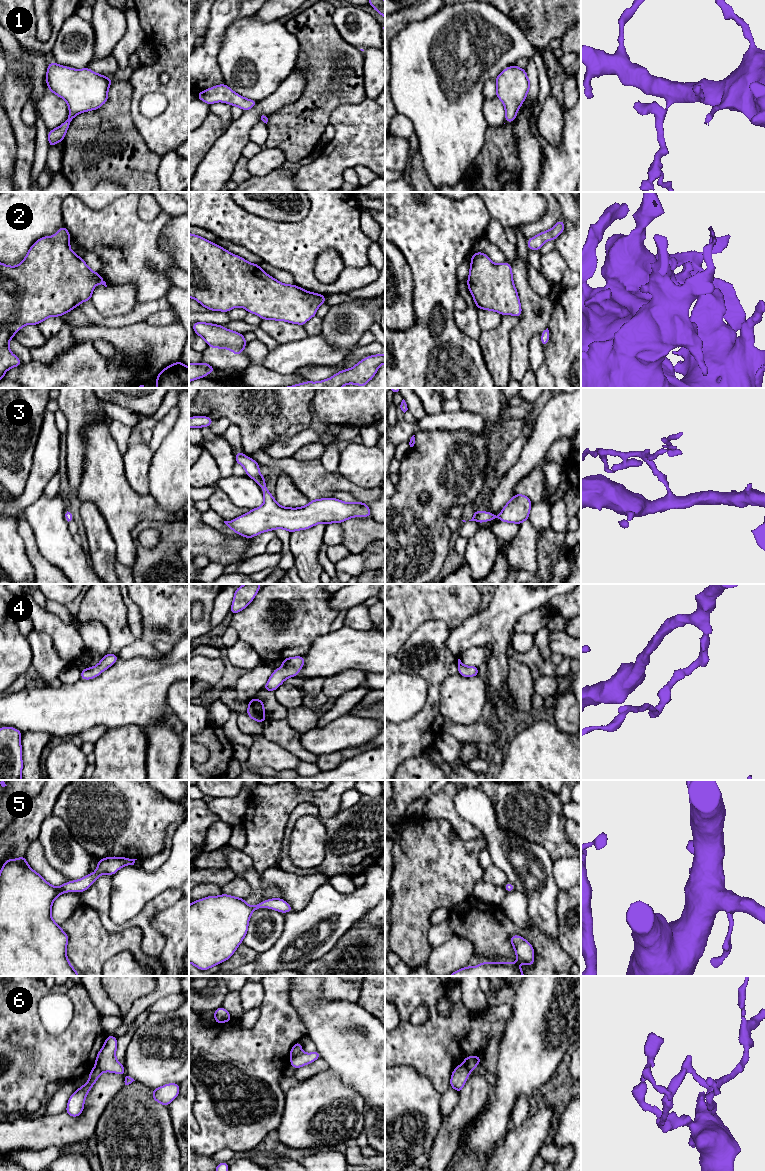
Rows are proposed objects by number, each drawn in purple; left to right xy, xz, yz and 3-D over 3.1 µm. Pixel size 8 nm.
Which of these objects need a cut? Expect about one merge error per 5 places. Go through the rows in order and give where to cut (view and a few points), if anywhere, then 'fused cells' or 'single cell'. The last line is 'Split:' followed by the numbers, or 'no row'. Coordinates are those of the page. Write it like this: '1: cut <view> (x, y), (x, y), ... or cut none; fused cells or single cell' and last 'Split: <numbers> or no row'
1: cut none; single cell
2: cut none; single cell
3: cut none; single cell
4: cut none; single cell
5: cut none; single cell
6: cut xz (301, 1051), (291, 1058); fused cells
Split: 6

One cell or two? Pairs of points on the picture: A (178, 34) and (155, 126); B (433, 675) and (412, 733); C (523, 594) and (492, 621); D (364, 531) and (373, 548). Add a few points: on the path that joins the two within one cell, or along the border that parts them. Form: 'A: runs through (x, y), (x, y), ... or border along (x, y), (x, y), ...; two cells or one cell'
A: runs through (178, 58), (178, 105); one cell
B: runs through (433, 689), (429, 716), (426, 719); one cell
C: runs through (515, 599), (500, 614); one cell
D: border along (374, 540), (363, 549); two cells

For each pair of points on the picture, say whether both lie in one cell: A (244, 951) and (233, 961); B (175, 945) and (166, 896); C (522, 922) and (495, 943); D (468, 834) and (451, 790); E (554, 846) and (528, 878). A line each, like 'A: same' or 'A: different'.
A: same
B: different
C: different
D: same
E: different

